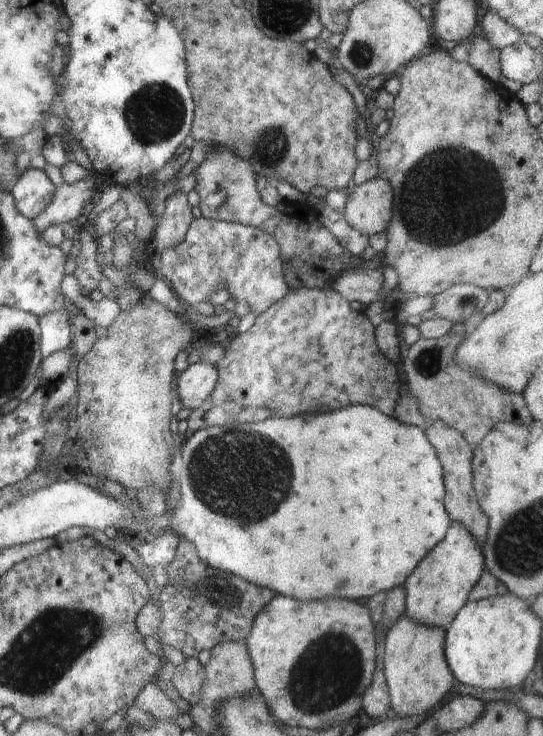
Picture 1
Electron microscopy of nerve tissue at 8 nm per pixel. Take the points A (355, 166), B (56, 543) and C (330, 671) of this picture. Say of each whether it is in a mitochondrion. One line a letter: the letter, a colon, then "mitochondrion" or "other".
A: other
B: other
C: mitochondrion

